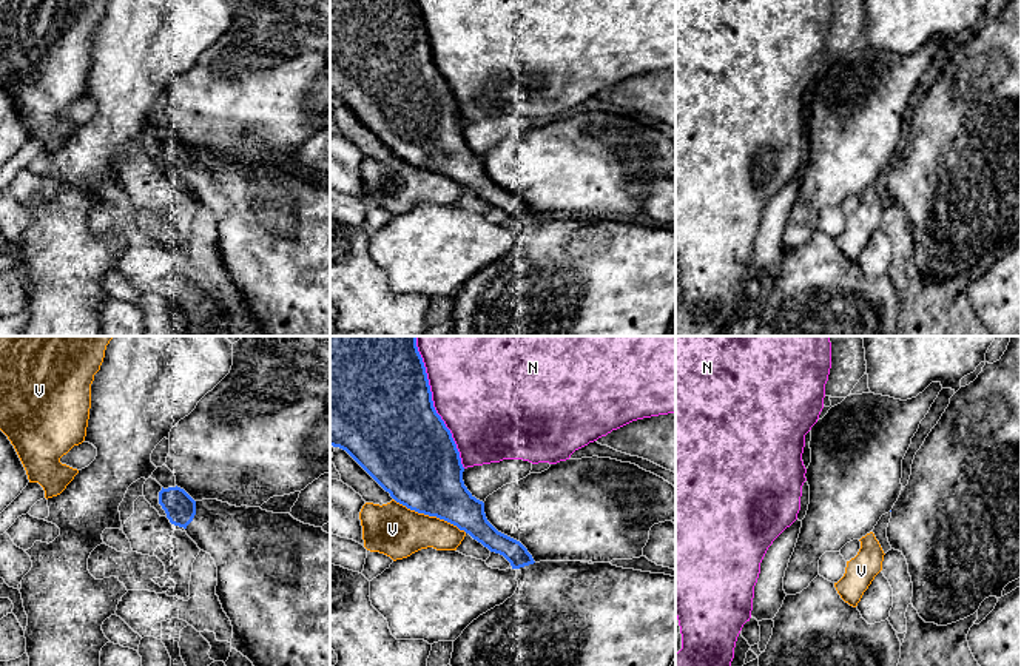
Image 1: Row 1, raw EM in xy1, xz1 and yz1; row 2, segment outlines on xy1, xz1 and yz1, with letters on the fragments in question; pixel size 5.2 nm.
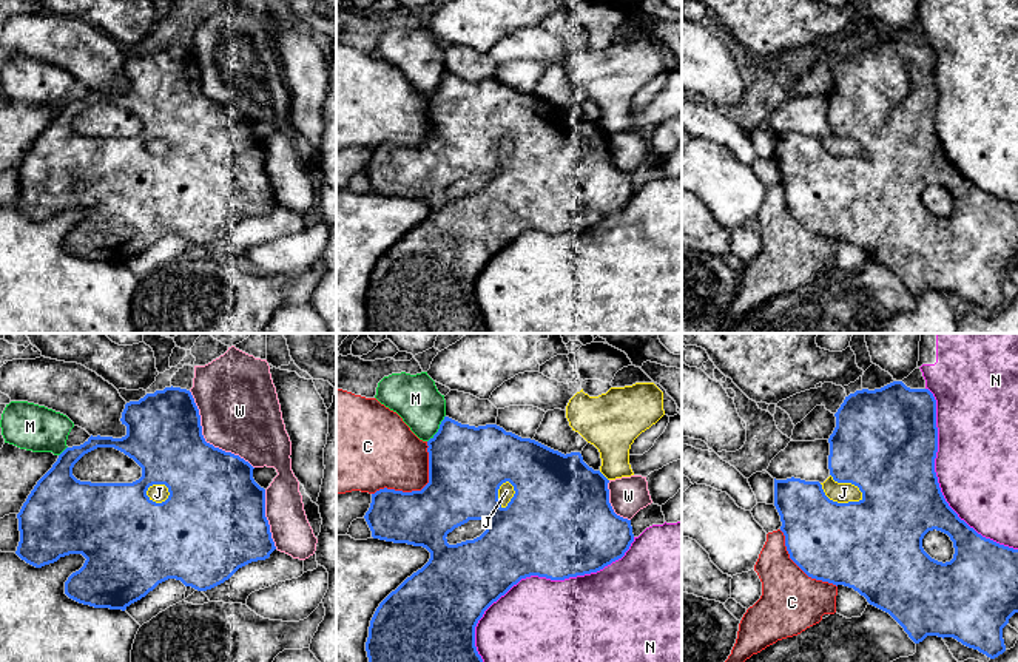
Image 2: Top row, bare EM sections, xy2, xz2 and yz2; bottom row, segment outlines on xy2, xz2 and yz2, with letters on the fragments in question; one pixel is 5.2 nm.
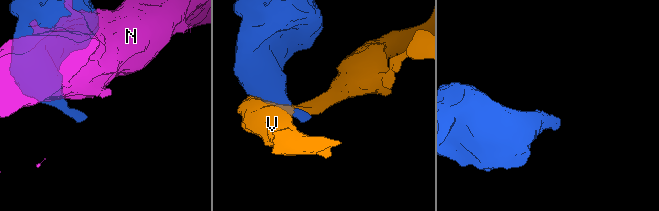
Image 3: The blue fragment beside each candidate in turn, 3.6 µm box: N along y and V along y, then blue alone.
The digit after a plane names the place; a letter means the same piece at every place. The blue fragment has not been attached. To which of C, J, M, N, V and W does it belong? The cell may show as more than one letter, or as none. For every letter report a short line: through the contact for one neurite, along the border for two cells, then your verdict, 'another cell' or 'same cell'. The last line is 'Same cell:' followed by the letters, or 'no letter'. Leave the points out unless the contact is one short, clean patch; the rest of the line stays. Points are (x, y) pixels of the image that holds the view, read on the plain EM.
C: another cell
J: yz2 (819, 138), (822, 145), (833, 155), (858, 156), (862, 153) | another cell
M: another cell
N: another cell
V: another cell
W: another cell
Same cell: no letter

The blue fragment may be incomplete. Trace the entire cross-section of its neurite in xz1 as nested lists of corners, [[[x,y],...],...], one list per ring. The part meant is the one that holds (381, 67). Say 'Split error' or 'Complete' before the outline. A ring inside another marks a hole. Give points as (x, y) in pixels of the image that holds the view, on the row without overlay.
Split error. [[[330,0],[330,100],[345,105],[396,157],[457,180],[490,207],[503,210],[517,225],[518,242],[515,248],[473,274],[453,296],[449,336],[666,336],[668,325],[676,314],[676,231],[623,224],[611,217],[535,217],[520,196],[498,187],[486,173],[484,157],[477,154],[464,140],[460,106],[450,85],[433,62],[426,22],[416,0]]]

